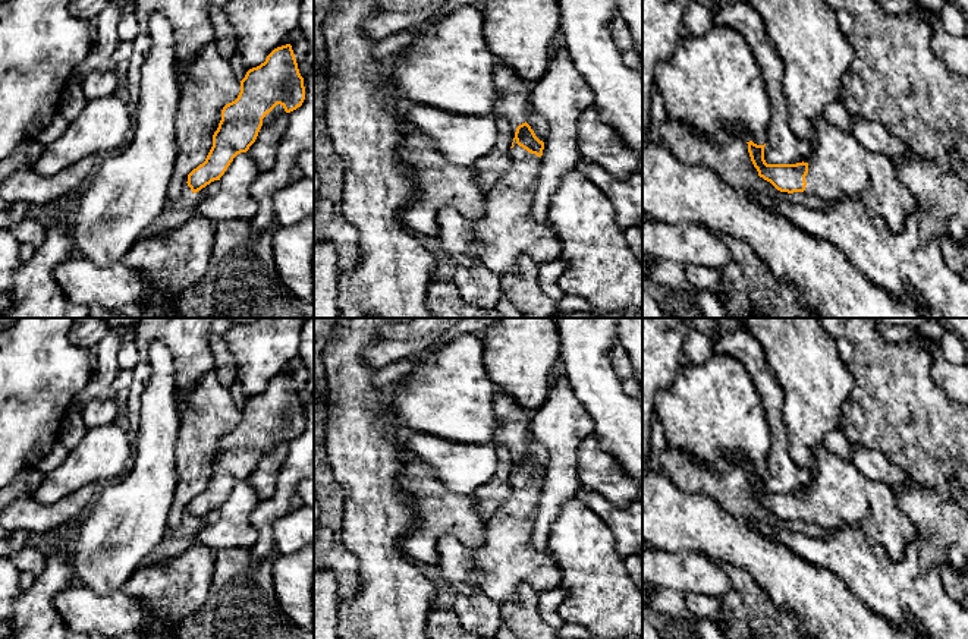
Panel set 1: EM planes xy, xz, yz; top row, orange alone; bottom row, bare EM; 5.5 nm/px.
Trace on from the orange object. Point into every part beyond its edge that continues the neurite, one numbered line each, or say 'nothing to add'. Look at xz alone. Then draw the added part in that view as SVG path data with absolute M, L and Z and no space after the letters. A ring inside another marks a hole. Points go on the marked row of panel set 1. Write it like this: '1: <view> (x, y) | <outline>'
1: xz (508, 229) | M516 139L510 148L510 155L512 164L509 170L487 191L487 204L481 218L465 218L452 207L444 207L437 213L437 236L443 251L452 258L456 267L469 267L477 261L494 274L503 277L505 274L518 273L518 258L521 255L528 255L537 262L550 262L563 254L563 245L557 234L549 226L537 221L532 214L534 189L540 173L540 157L519 147Z

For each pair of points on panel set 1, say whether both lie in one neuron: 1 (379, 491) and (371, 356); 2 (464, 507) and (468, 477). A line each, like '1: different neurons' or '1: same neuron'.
1: different neurons
2: different neurons

